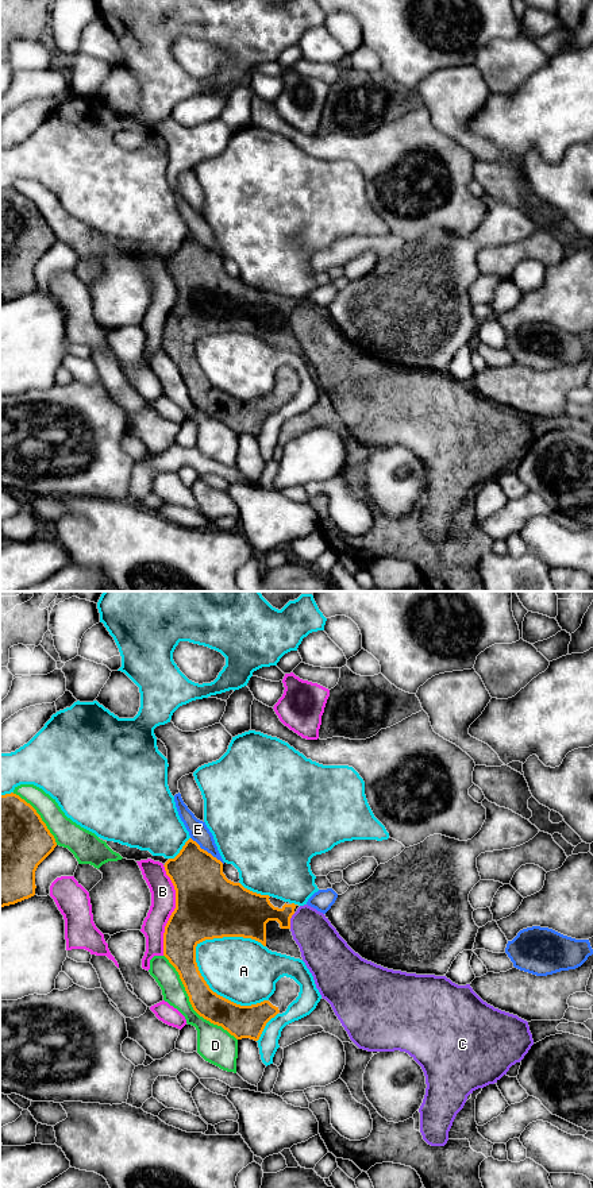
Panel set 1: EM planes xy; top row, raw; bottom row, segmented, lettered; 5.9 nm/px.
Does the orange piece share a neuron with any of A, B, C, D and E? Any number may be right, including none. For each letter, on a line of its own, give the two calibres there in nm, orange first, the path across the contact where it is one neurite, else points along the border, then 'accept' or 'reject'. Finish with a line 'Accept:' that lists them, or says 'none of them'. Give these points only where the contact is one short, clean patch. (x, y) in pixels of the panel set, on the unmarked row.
A: 190 nm thick on the orange side, 380 nm on the other; reject
B: 380 nm thick on the orange side, 140 nm on the other; reject
C: 240 nm thick on the orange side, 260 nm on the other; runs through xy (249, 308), (274, 308), (289, 316), (322, 343); accept
D: 170 nm thick on the orange side, 180 nm on the other; reject
E: 340 nm thick on the orange side, 120 nm on the other; reject
Accept: C

